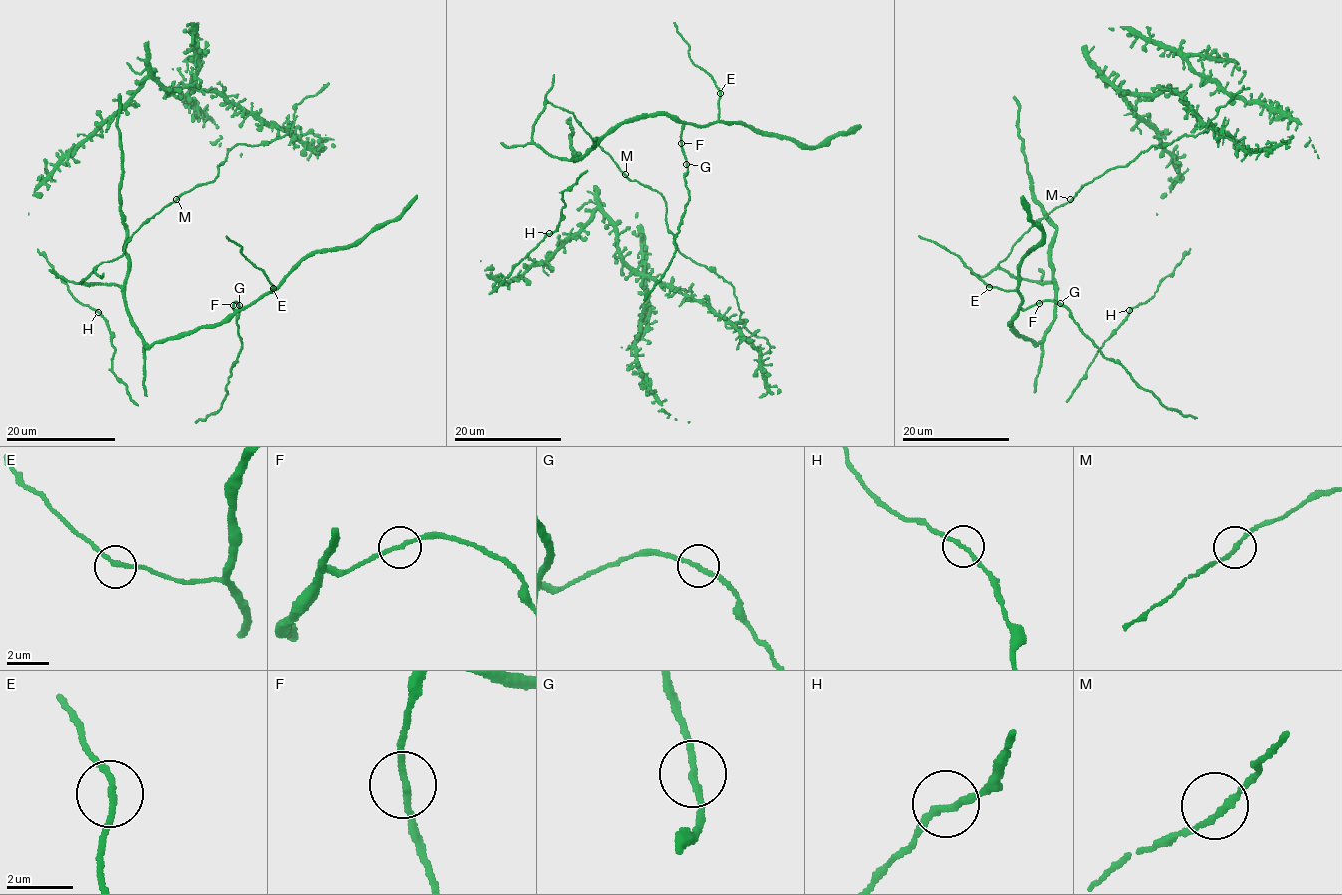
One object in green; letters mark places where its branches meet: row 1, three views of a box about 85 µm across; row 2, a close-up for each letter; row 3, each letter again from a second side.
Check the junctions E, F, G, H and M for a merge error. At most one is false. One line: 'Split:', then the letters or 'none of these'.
Split: none of these

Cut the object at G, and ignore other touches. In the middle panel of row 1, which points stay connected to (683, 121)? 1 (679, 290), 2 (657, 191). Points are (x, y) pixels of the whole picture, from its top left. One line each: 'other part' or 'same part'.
1: same part
2: same part

